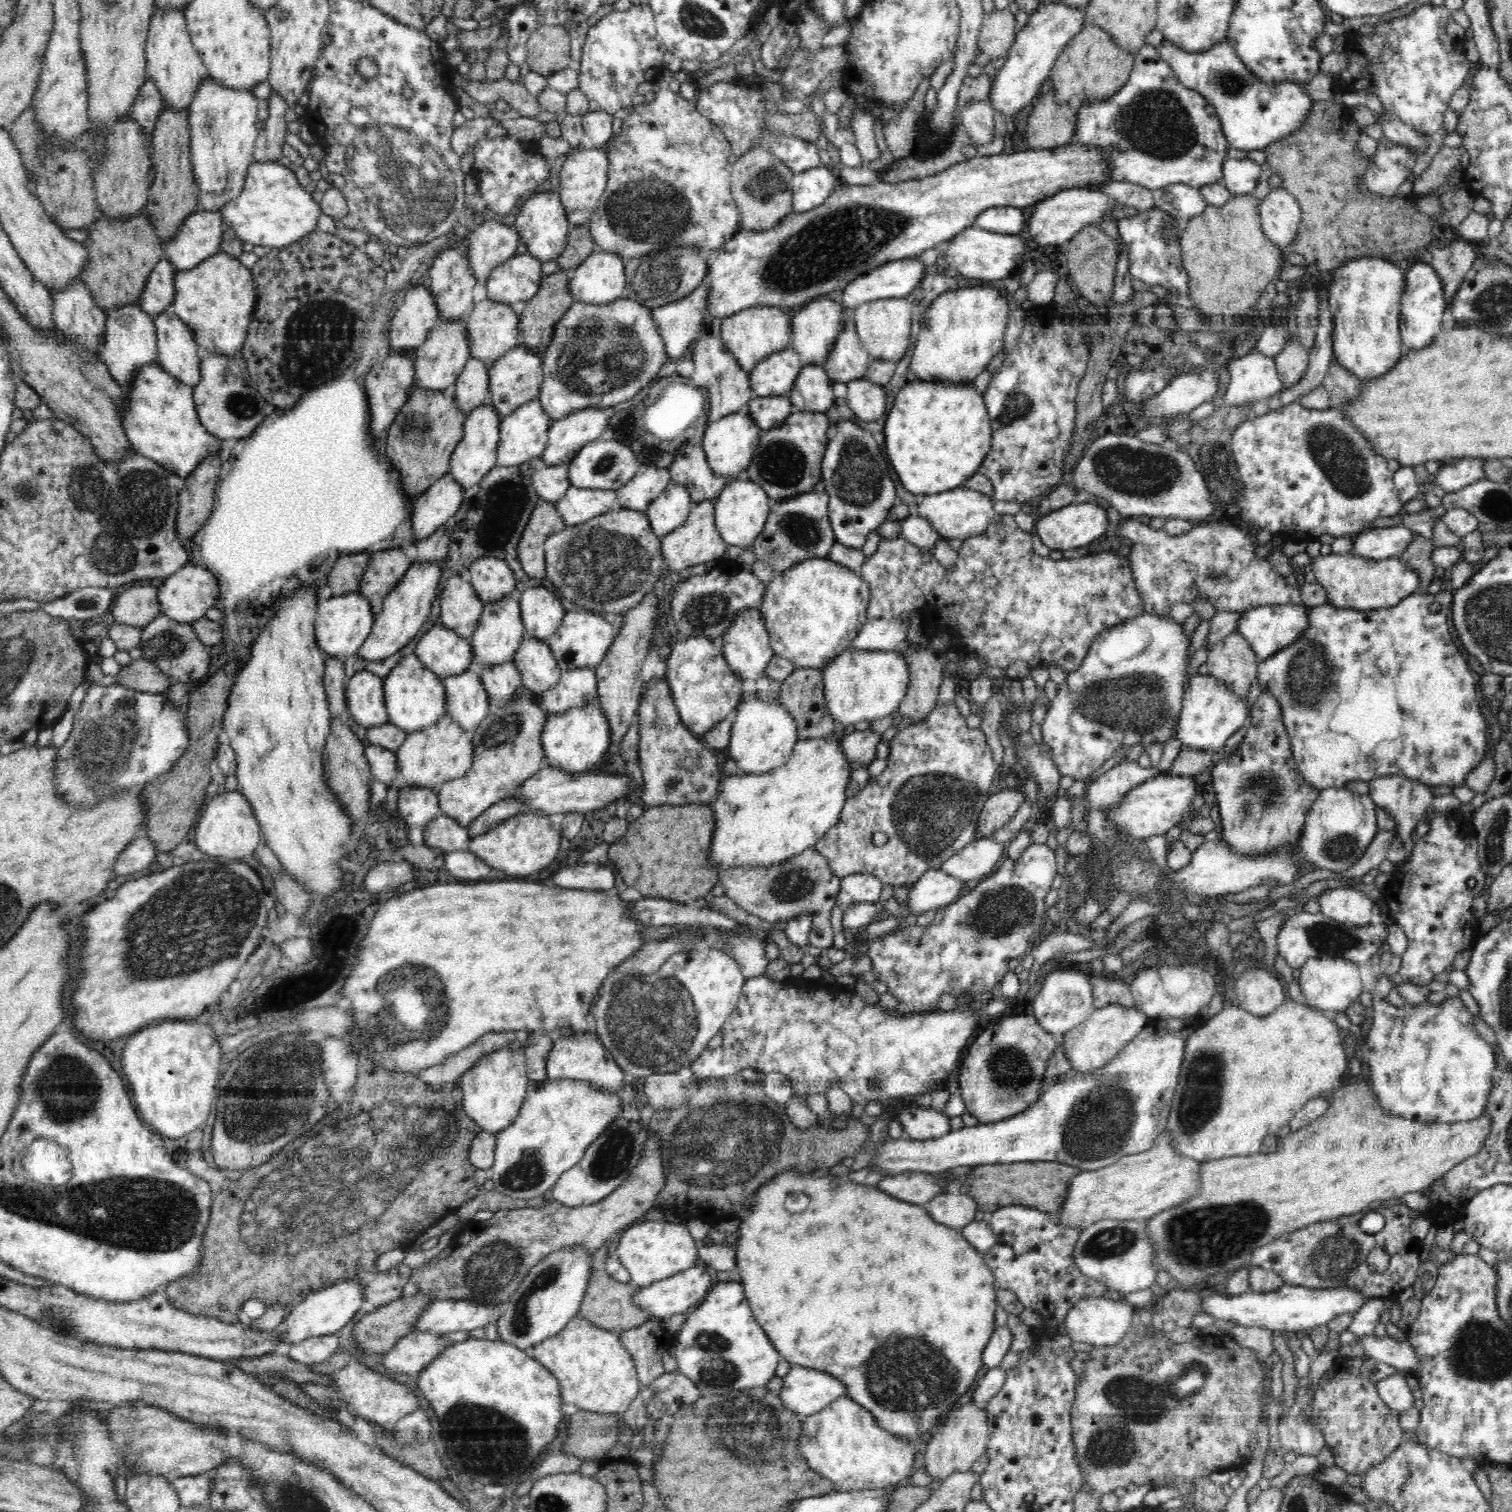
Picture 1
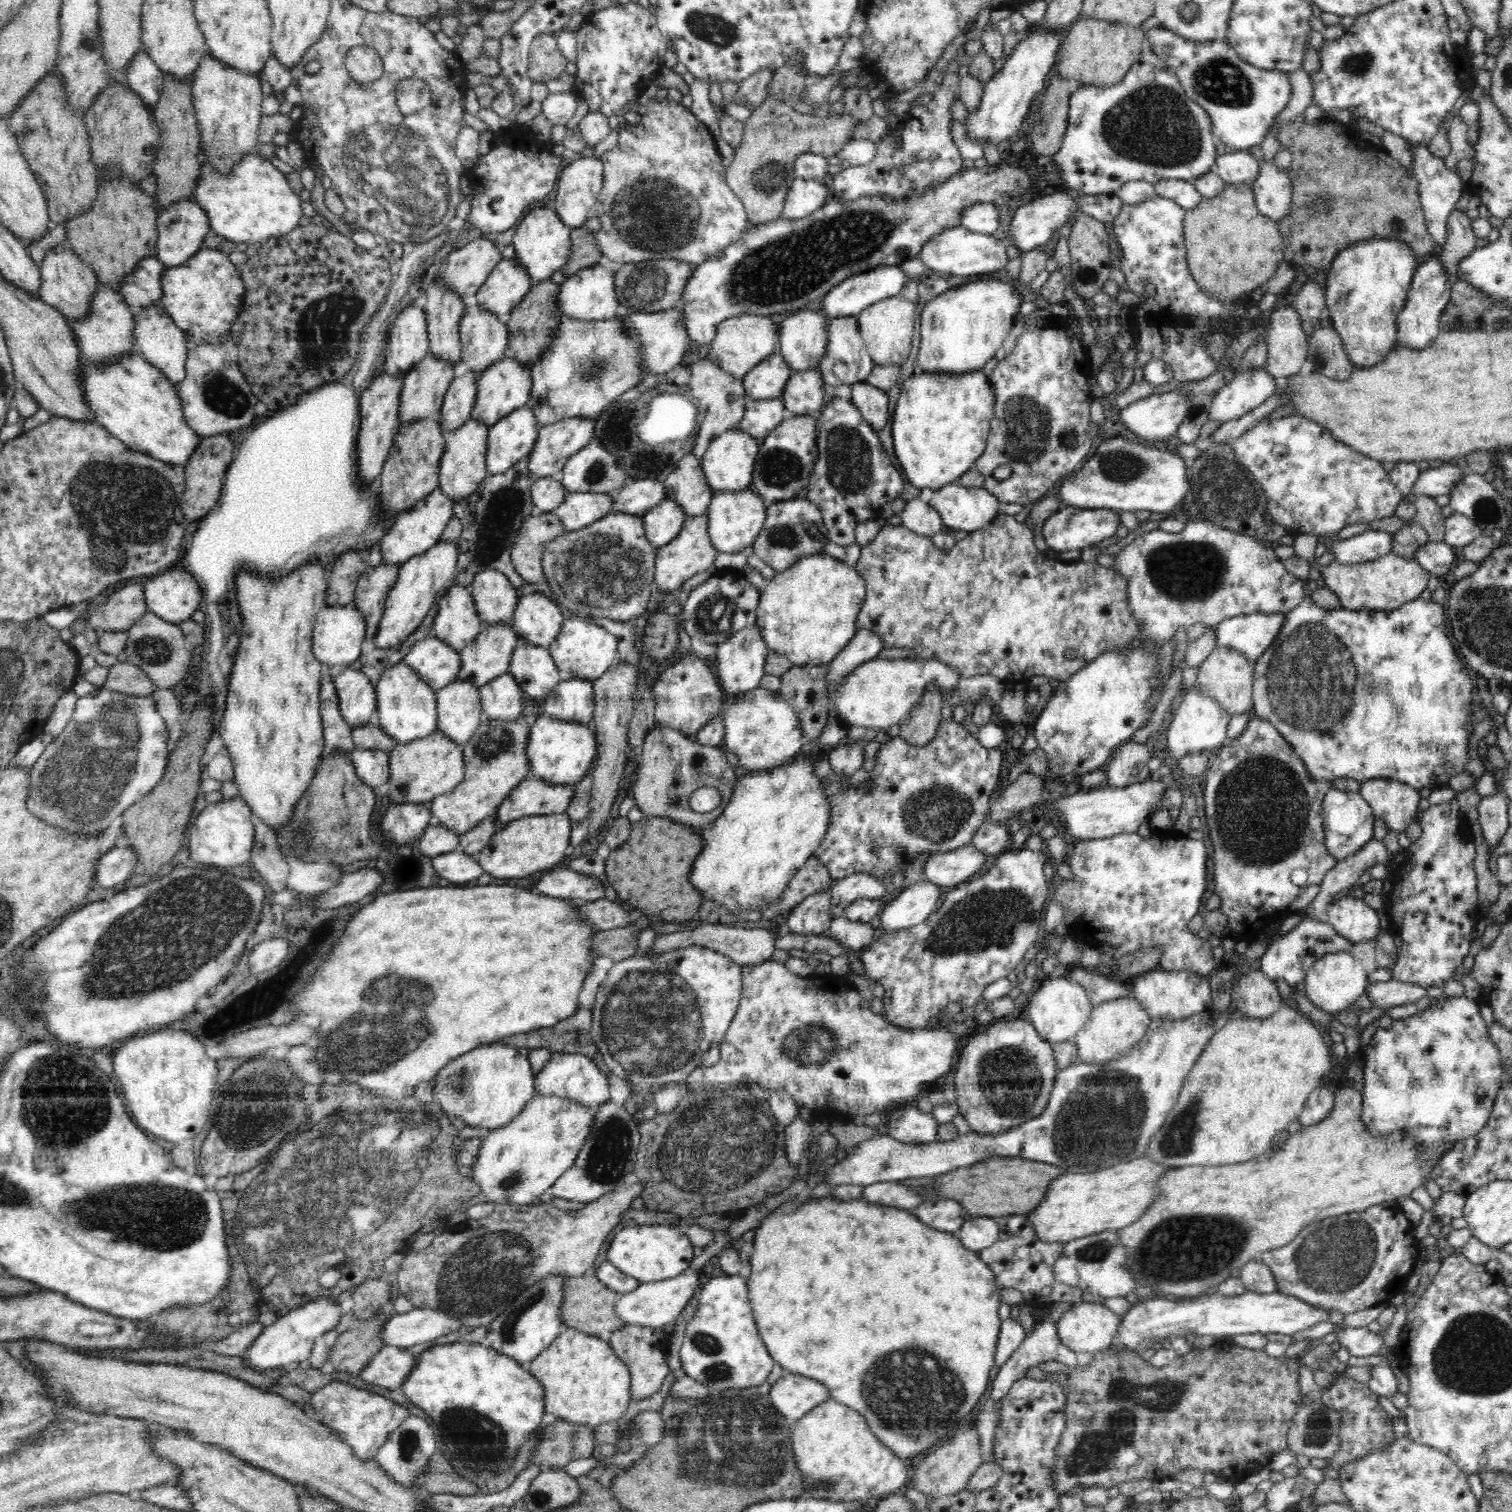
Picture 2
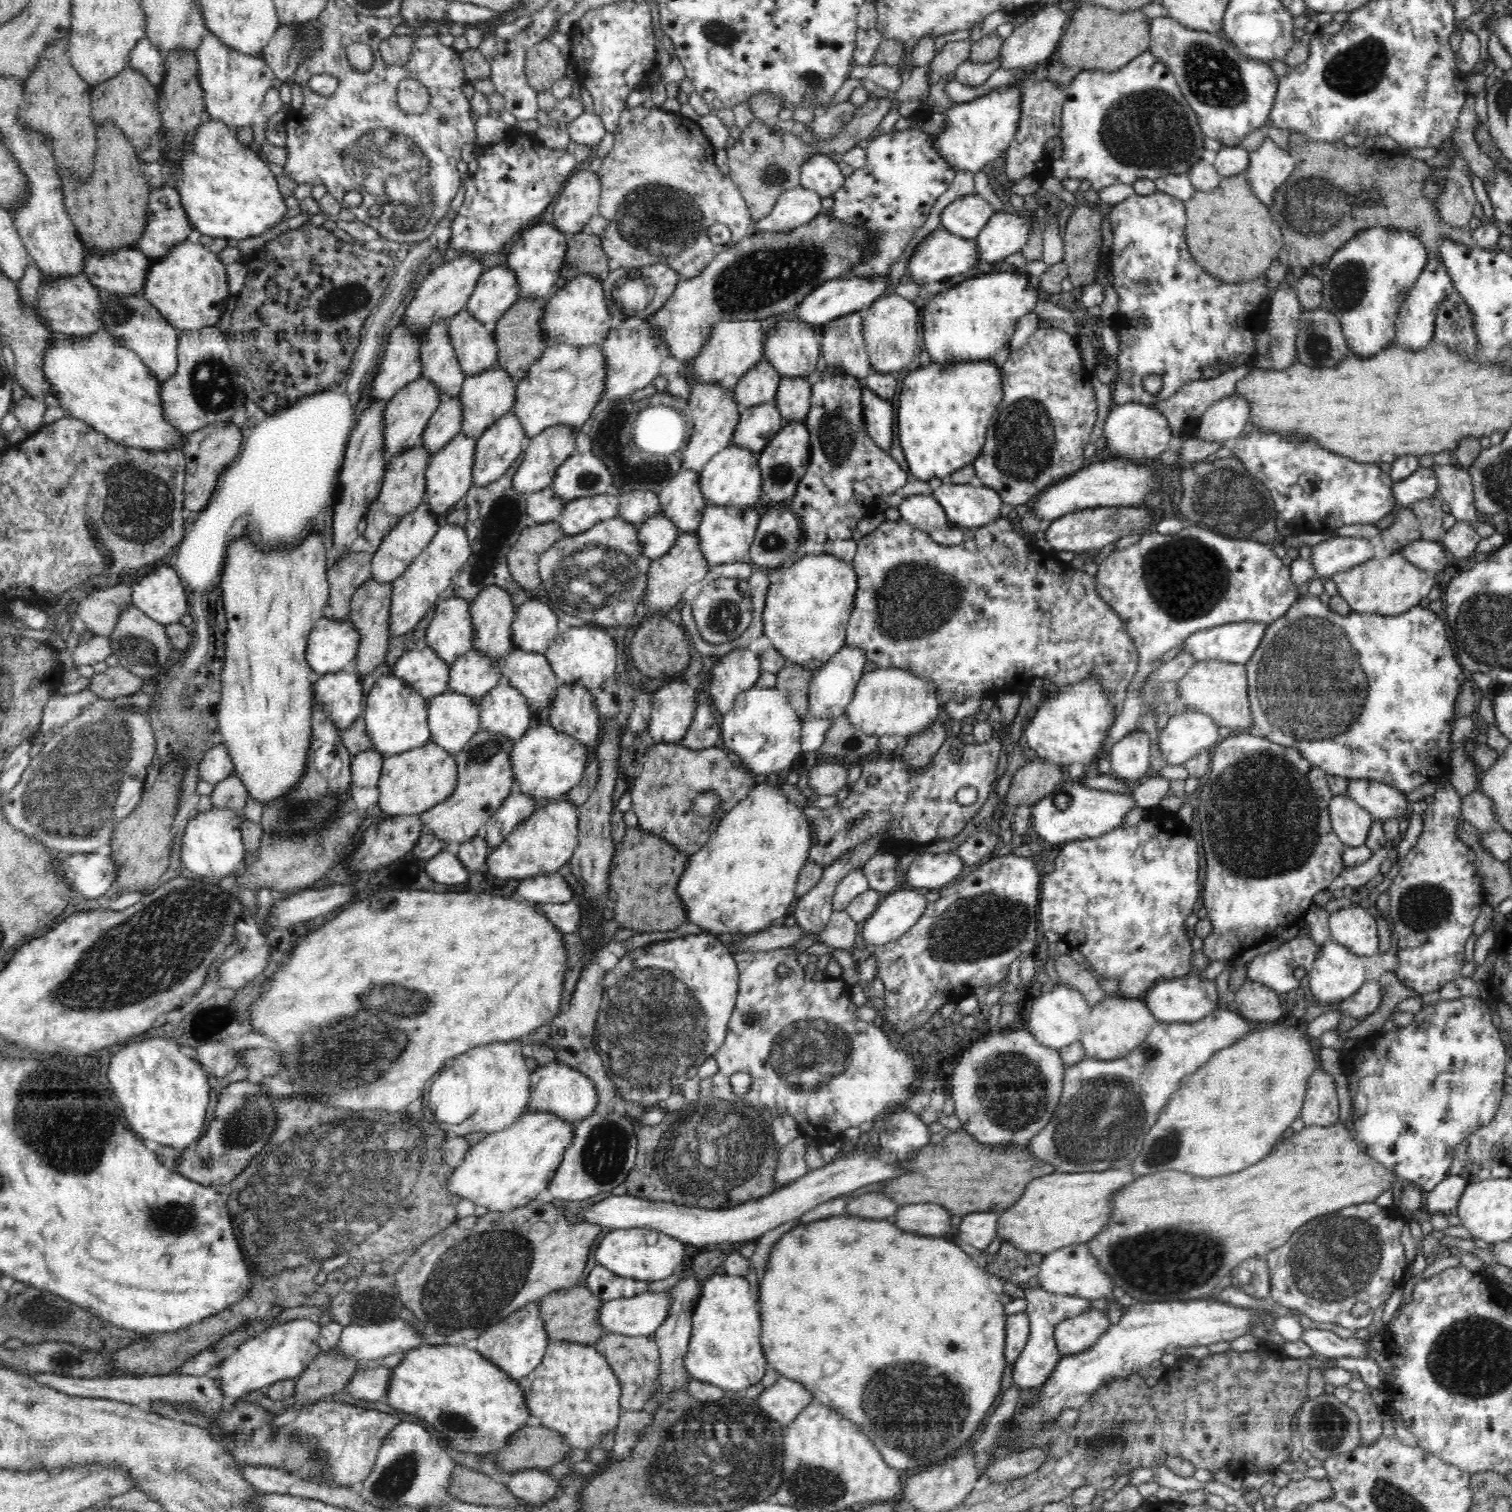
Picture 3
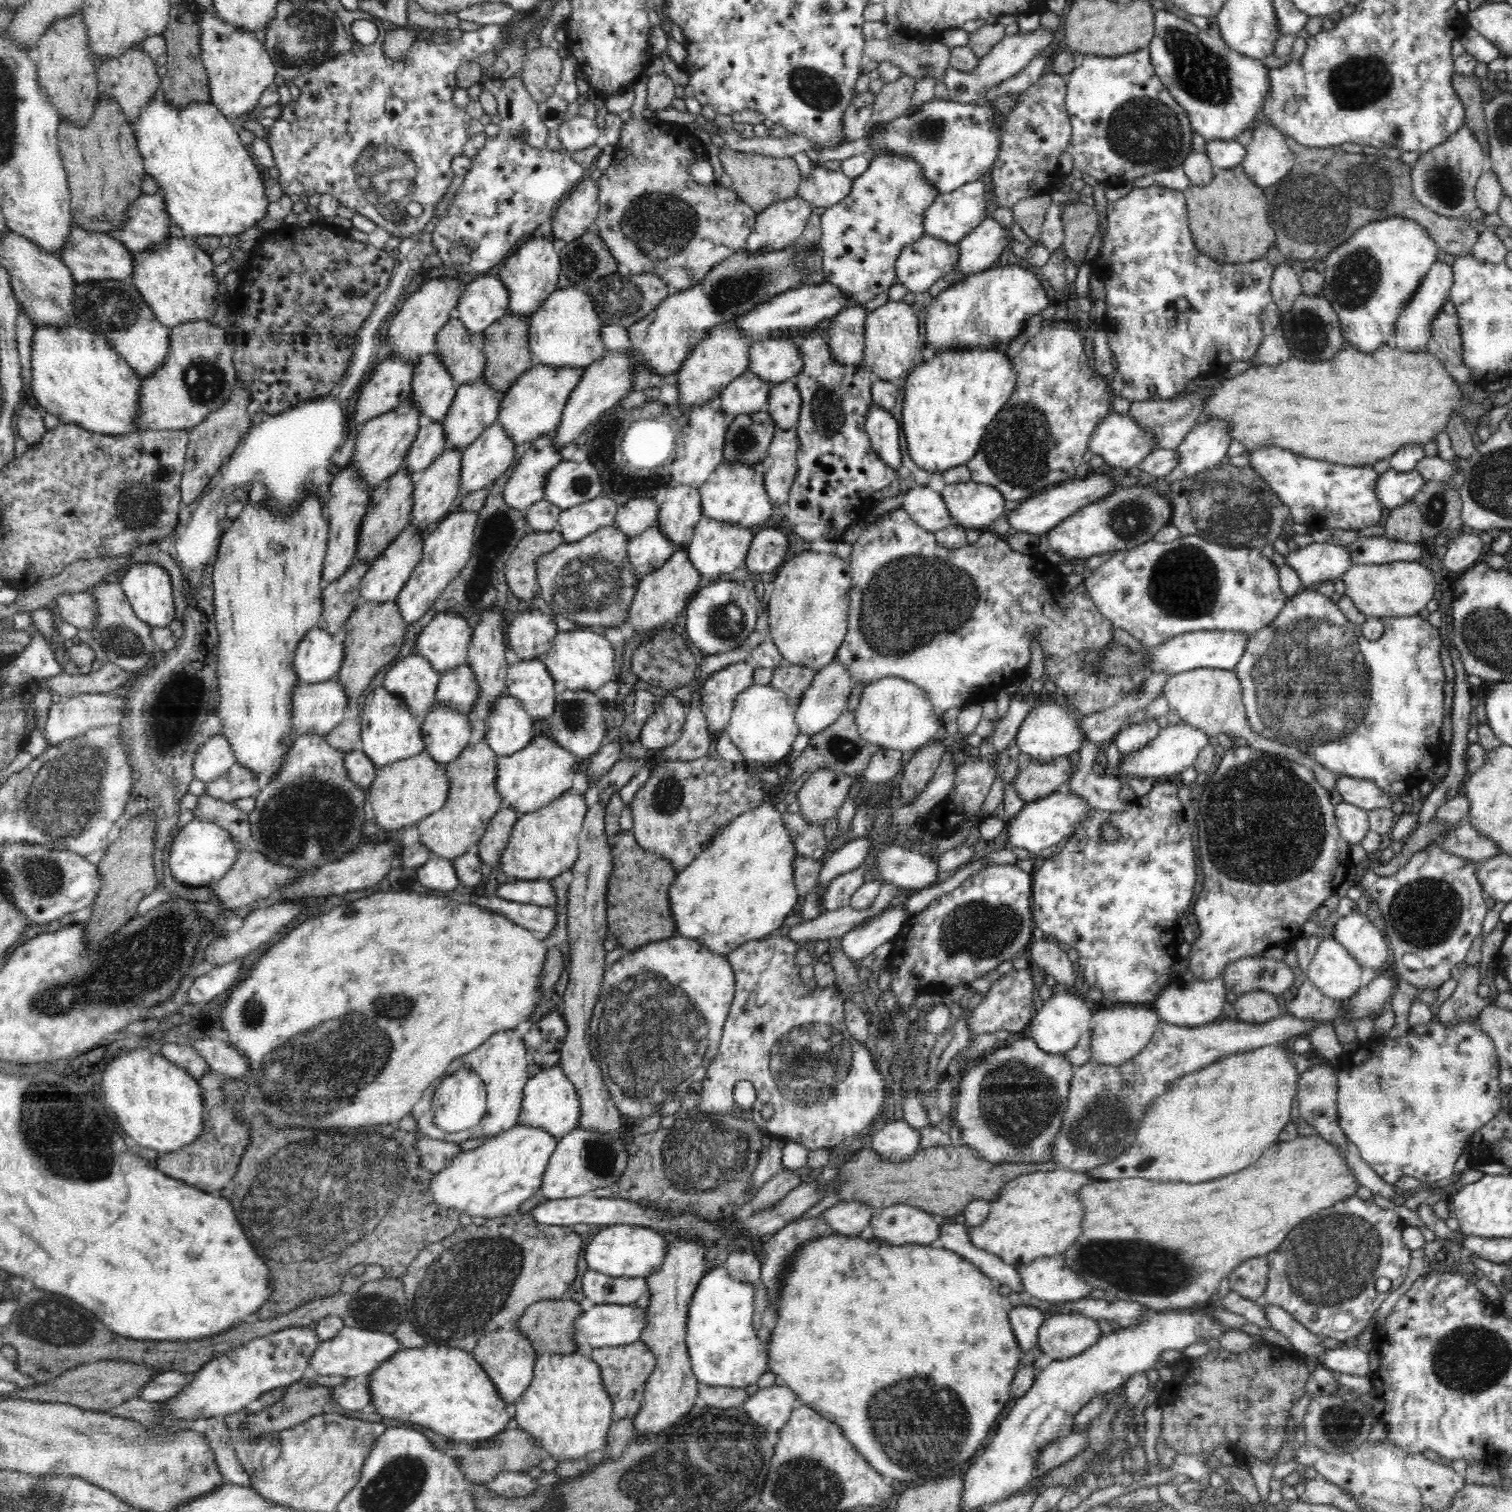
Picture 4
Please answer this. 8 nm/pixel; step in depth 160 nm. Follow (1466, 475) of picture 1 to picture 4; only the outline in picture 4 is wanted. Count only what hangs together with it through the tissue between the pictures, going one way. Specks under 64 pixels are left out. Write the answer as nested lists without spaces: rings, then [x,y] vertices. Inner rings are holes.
[[[1388,469],[1378,478],[1375,493],[1384,507],[1393,509],[1412,500],[1425,482],[1415,469],[1410,472]]]

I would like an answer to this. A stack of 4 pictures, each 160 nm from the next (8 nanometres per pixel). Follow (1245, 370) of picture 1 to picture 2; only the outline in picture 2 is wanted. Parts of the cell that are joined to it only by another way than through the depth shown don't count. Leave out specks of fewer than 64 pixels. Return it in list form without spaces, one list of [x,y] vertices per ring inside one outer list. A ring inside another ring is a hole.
[[[1264,368],[1229,375],[1223,388],[1212,399],[1207,410],[1208,420],[1220,423],[1238,420],[1271,398],[1279,387],[1278,380]]]

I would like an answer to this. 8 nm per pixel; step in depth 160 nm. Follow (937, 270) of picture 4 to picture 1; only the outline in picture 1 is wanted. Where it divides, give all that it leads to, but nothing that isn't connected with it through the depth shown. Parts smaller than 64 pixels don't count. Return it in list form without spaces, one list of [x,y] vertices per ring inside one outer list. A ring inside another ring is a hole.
[[[976,226],[966,227],[953,239],[947,241],[942,256],[946,262],[964,276],[978,280],[1004,280],[1007,276],[1022,268],[1021,255],[1026,246],[1022,237],[1017,234],[998,234]]]

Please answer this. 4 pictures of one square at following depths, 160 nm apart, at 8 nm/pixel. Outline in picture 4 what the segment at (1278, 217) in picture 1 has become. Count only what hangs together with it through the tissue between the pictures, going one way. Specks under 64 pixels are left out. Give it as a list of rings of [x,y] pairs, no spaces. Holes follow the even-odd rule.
[[[1261,118],[1253,129],[1252,141],[1245,146],[1246,154],[1241,165],[1250,180],[1265,189],[1267,186],[1276,184],[1290,172],[1295,164],[1295,156],[1286,142],[1286,137],[1273,126],[1272,122]]]

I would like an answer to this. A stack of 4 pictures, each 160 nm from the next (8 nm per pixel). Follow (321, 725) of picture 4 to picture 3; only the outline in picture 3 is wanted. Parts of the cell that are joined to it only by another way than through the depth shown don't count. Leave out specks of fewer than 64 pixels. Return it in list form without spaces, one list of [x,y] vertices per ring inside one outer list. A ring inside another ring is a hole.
[[[353,669],[322,674],[312,683],[314,710],[321,706],[338,730],[348,728],[362,712],[364,691],[361,677]]]

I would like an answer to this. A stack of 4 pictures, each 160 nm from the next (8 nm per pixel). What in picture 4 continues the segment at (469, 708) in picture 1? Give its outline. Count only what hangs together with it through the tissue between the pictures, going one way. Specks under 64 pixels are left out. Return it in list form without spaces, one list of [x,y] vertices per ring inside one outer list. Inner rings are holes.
[[[438,703],[421,724],[425,751],[434,762],[452,762],[469,745],[471,737],[467,714],[458,714]]]

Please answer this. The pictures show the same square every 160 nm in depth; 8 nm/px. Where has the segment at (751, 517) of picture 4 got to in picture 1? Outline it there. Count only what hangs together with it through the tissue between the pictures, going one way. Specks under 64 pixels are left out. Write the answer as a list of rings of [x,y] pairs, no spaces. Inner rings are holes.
[[[744,409],[734,414],[728,414],[714,423],[710,423],[704,433],[702,448],[706,455],[706,461],[712,469],[712,473],[718,477],[742,477],[752,461],[752,456],[761,437],[761,428],[749,415],[749,411]]]

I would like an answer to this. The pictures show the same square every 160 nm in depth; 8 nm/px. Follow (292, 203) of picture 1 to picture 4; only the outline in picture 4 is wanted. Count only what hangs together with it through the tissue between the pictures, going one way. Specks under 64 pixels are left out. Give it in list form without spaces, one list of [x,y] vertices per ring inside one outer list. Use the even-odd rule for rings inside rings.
[[[157,92],[137,119],[132,126],[145,173],[158,183],[159,190],[163,192],[165,211],[170,215],[172,224],[179,226],[183,234],[193,237],[236,236],[264,218],[270,202],[264,192],[261,167],[254,165],[250,152],[241,143],[237,123],[225,117],[216,105],[208,102],[174,107]]]

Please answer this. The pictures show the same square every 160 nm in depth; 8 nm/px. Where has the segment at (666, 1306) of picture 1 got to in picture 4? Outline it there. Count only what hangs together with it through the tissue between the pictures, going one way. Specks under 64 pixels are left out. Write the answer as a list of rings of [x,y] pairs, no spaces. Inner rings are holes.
[[[618,1304],[595,1305],[574,1322],[575,1344],[578,1344],[578,1353],[589,1353],[592,1349],[605,1347],[622,1347],[639,1340],[642,1330],[646,1328],[646,1308],[640,1308],[635,1304],[622,1306]]]

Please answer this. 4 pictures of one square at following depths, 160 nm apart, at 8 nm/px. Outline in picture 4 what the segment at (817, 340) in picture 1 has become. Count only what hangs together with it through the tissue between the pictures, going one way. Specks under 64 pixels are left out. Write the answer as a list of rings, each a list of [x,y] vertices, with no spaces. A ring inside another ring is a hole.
[[[779,334],[752,343],[748,370],[772,385],[796,378],[804,371],[800,347]]]

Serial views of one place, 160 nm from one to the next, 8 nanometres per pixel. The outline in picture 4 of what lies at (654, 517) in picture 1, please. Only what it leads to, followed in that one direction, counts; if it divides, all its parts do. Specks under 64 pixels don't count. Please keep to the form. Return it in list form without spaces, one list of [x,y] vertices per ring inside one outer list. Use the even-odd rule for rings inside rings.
[[[655,525],[644,530],[642,534],[631,537],[627,544],[627,555],[635,574],[646,576],[656,572],[674,552],[682,546],[665,538]]]

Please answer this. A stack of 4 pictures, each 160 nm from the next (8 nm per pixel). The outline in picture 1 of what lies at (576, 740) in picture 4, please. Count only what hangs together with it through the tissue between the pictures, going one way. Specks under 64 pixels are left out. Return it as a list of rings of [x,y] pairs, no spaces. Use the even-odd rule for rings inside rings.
[[[576,668],[564,672],[558,682],[538,697],[538,703],[550,714],[580,708],[597,699],[597,678],[594,668]]]

